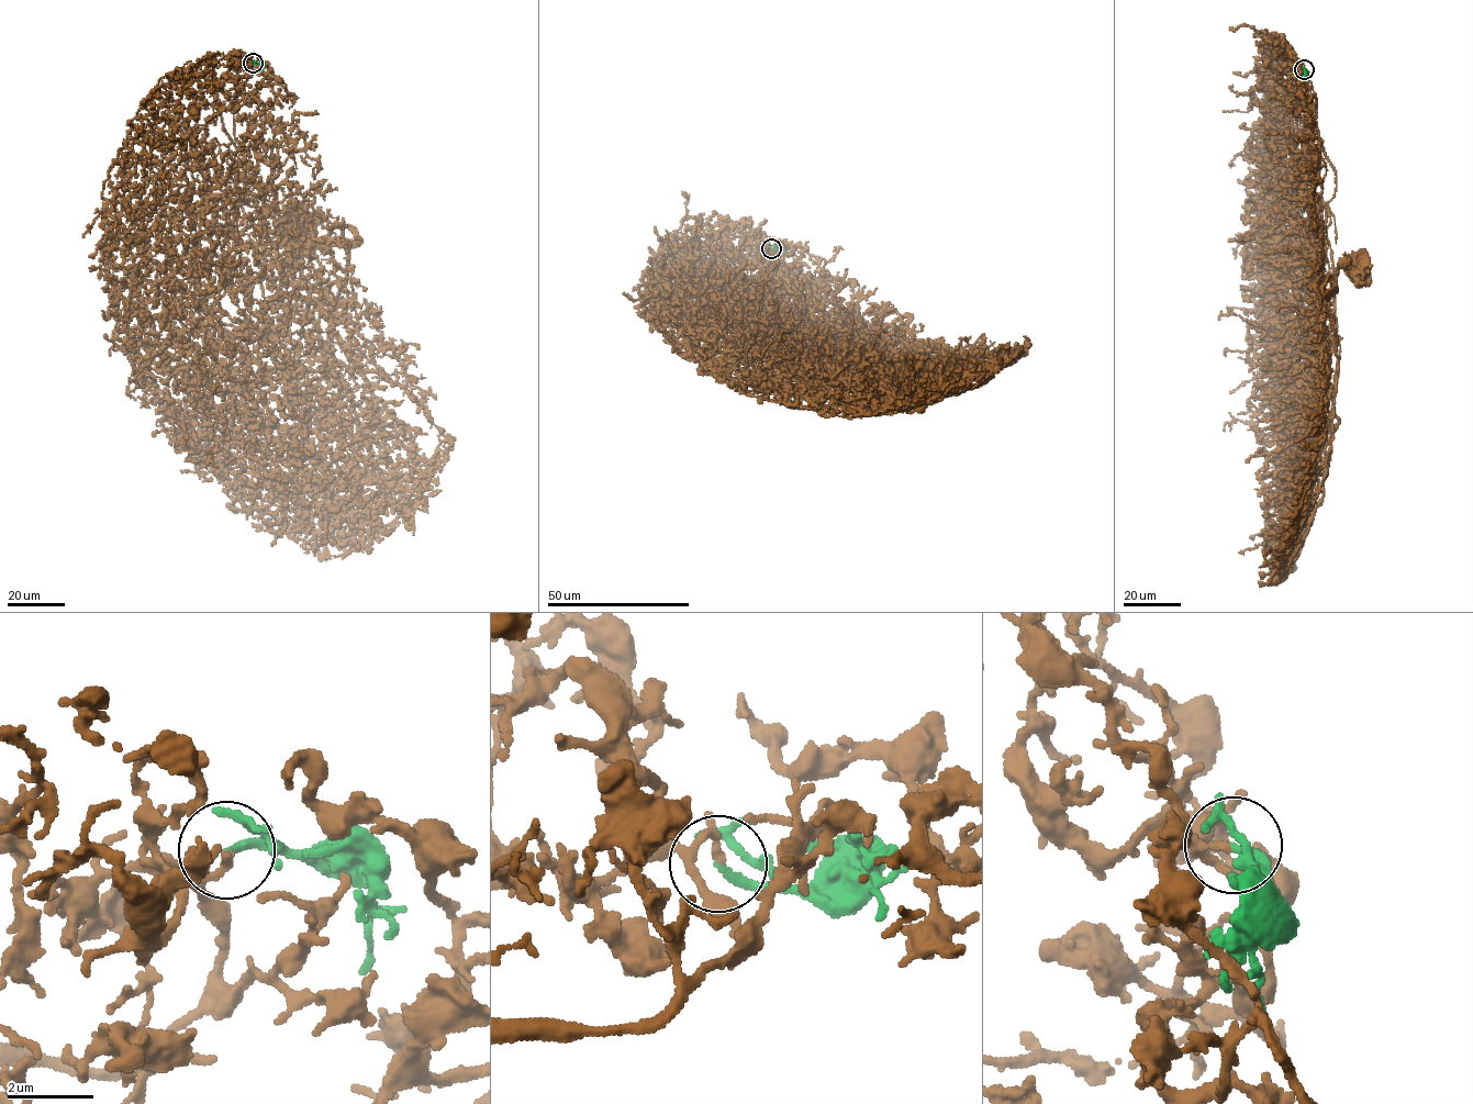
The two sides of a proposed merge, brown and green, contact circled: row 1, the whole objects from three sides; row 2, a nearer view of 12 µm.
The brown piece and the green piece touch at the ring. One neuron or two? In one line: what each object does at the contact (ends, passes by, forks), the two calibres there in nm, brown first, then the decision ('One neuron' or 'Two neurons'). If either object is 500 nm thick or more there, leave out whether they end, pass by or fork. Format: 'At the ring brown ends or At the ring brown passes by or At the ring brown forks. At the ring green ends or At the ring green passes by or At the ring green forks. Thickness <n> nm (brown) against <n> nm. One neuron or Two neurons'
At the ring brown ends. At the ring green ends. Thickness 160 nm (brown) against 200 nm. One neuron

